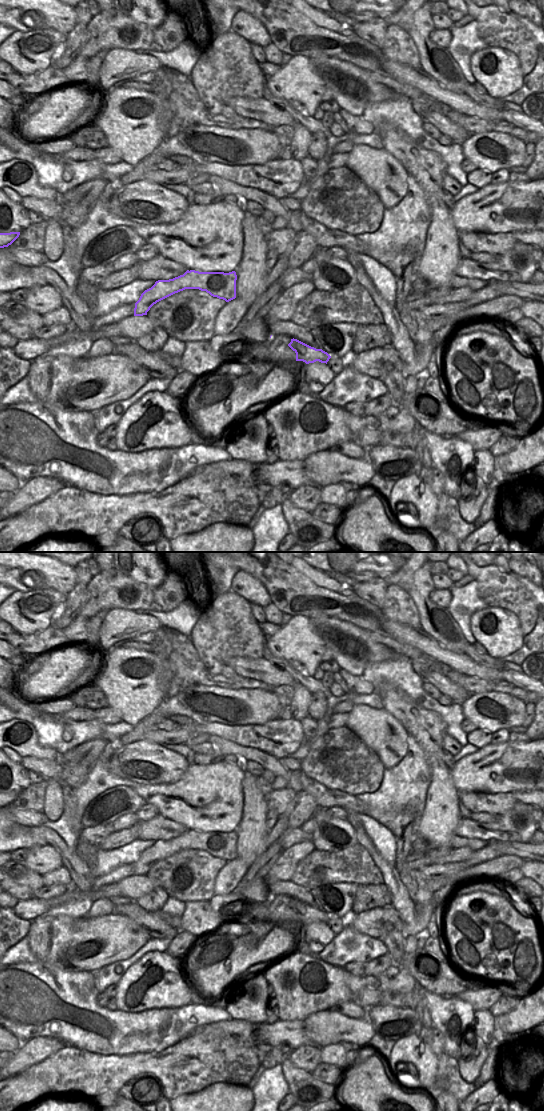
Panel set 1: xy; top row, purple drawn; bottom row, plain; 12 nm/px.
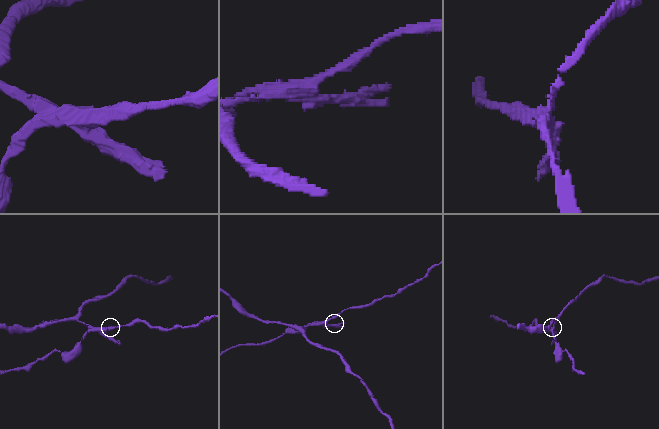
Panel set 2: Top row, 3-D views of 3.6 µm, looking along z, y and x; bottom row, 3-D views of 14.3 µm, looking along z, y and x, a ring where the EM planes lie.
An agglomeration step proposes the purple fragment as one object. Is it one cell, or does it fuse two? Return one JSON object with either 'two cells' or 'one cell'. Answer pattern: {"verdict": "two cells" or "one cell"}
{"verdict": "two cells"}

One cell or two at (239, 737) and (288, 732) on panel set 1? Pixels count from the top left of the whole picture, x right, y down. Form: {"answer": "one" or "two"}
{"answer": "one"}

